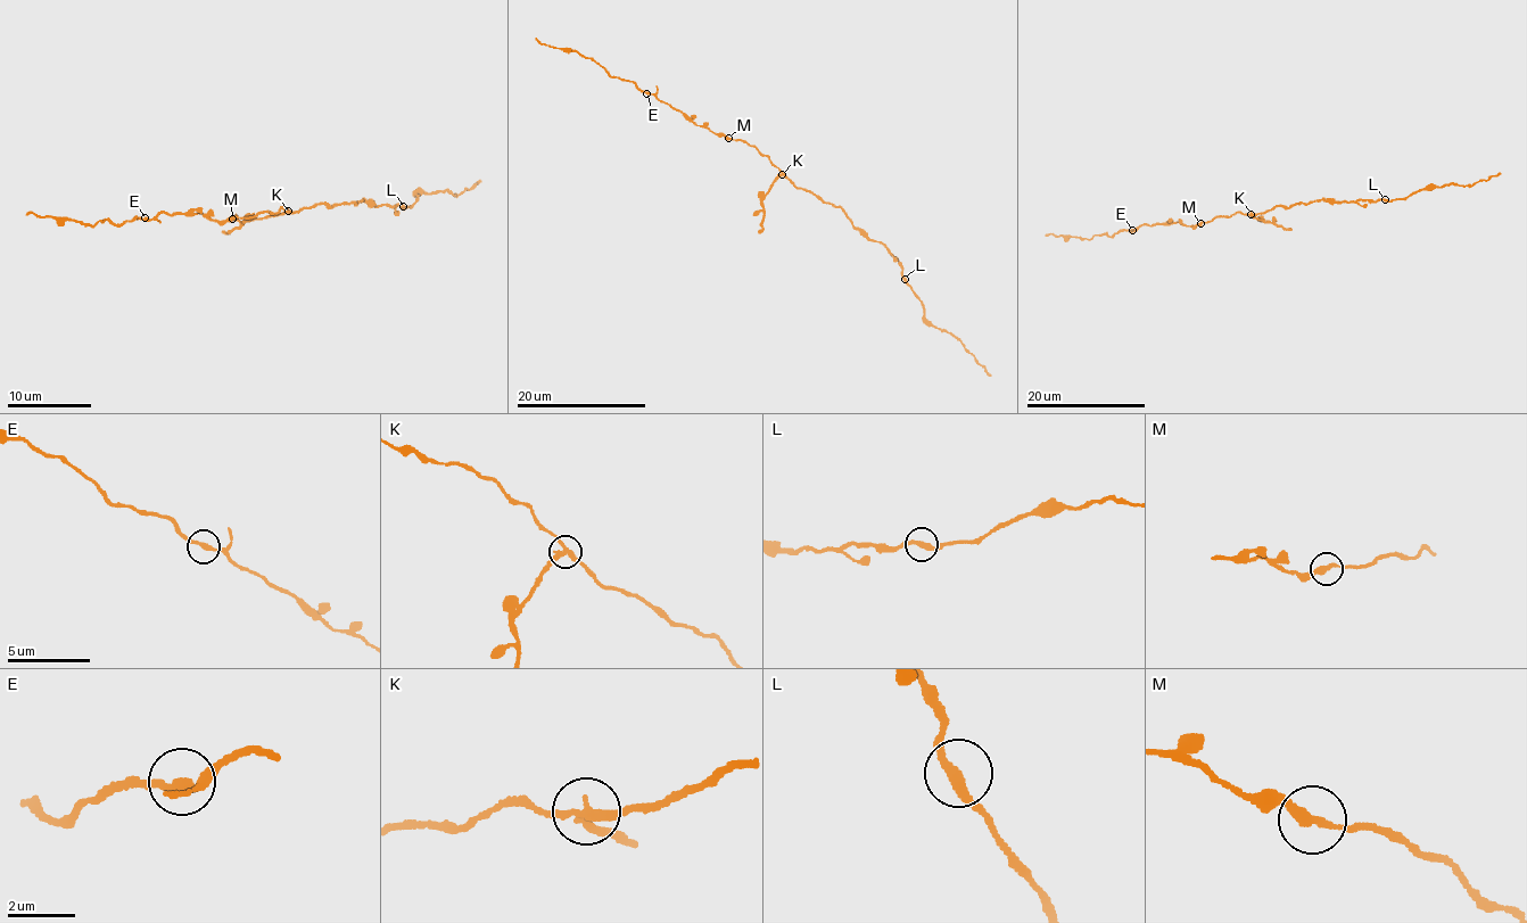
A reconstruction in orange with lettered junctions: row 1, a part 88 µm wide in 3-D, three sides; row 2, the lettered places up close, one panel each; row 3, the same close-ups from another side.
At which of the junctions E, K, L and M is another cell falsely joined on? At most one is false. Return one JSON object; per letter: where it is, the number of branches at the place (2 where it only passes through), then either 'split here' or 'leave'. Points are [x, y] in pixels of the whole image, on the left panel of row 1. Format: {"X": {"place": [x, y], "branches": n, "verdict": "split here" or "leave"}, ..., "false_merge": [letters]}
{"E": {"place": [145, 217], "branches": 2, "verdict": "leave"}, "K": {"place": [288, 211], "branches": 3, "verdict": "split here"}, "L": {"place": [403, 206], "branches": 2, "verdict": "leave"}, "M": {"place": [232, 219], "branches": 2, "verdict": "leave"}, "false_merge": ["K"]}

